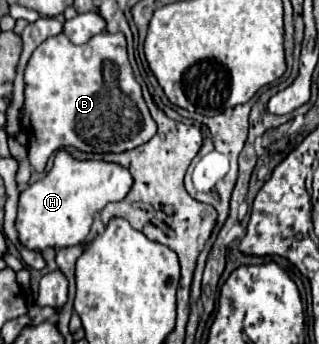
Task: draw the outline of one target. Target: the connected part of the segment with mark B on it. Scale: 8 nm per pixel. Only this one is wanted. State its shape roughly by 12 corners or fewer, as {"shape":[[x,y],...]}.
{"shape":[[124,34],[44,40],[24,70],[36,172],[156,134]]}

